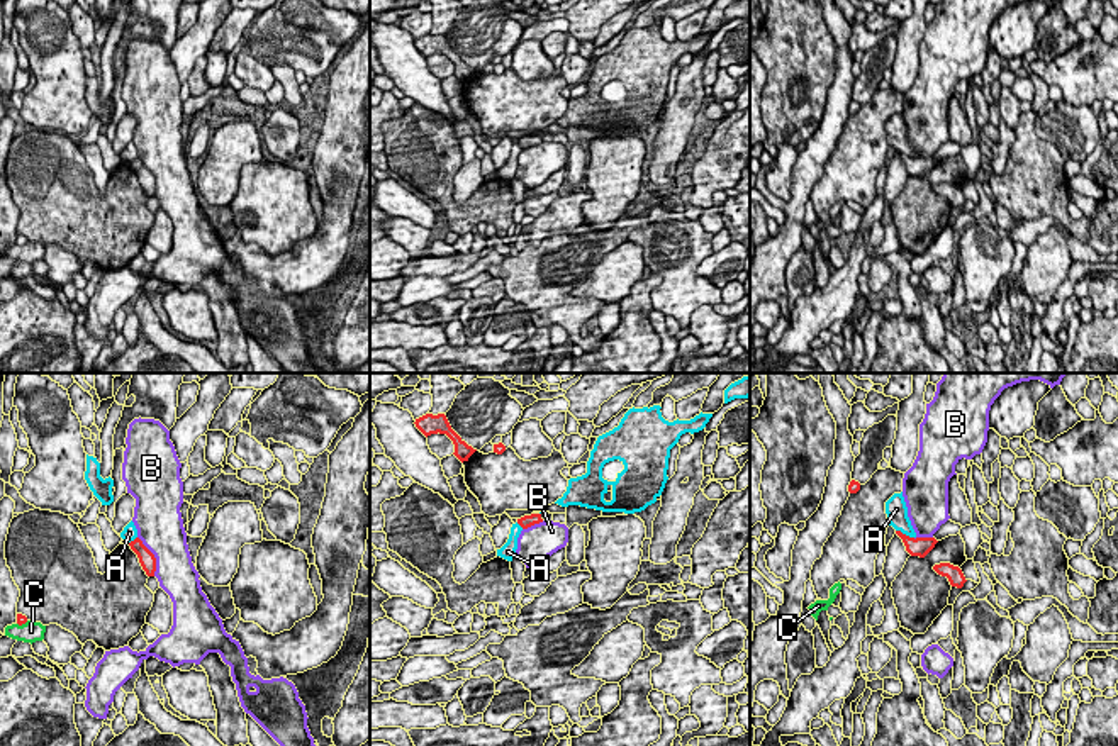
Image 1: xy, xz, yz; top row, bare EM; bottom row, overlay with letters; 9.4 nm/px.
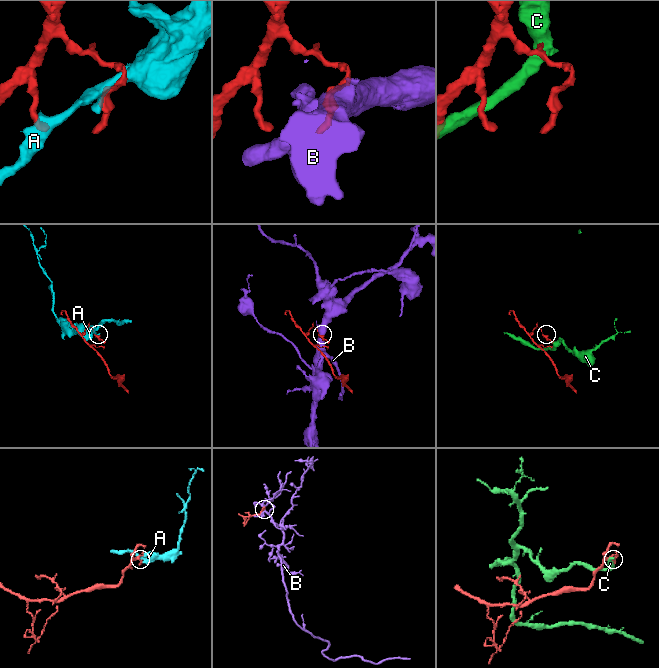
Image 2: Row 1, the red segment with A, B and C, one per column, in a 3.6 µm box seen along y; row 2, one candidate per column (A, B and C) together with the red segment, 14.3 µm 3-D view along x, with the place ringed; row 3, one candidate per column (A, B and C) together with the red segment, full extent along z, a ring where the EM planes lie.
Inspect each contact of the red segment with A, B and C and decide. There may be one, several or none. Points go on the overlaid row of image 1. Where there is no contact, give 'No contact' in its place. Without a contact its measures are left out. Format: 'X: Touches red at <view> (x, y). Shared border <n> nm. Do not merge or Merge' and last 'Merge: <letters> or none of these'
A: Touches red at yz (905, 534). Shared border 190 nm. Do not merge
B: Touches red at xy (153, 556). Shared border 420 nm. Do not merge
C: Touches red at xy (22, 623). Shared border 120 nm. Do not merge
Merge: none of these

